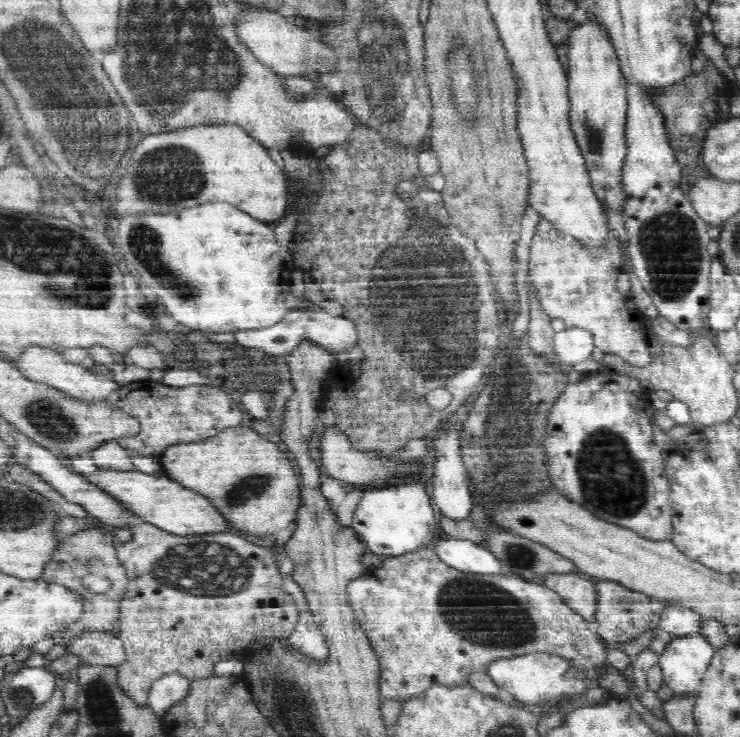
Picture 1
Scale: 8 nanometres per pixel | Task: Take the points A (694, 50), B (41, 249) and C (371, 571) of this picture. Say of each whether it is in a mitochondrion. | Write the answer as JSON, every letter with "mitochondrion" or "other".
{"A":"other","B":"mitochondrion","C":"other"}

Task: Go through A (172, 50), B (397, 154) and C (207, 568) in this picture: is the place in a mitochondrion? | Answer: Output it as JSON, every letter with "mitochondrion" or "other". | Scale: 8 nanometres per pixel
{"A":"mitochondrion","B":"other","C":"mitochondrion"}

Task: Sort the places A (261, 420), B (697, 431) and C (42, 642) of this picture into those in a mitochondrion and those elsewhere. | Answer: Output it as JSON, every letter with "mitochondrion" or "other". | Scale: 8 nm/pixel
{"A":"other","B":"other","C":"other"}

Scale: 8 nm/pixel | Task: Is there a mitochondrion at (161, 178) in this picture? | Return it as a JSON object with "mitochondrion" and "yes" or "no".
{"mitochondrion":"yes"}

